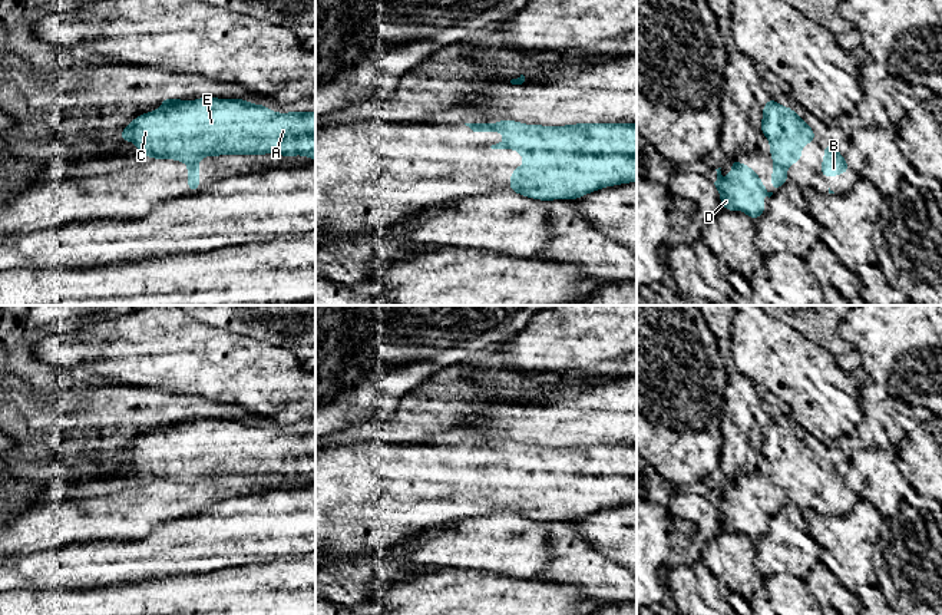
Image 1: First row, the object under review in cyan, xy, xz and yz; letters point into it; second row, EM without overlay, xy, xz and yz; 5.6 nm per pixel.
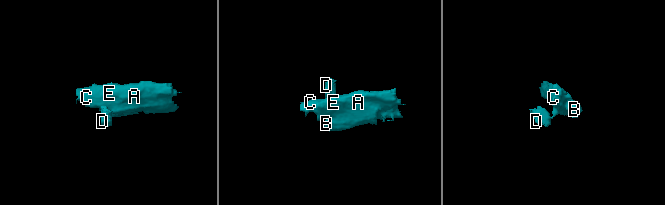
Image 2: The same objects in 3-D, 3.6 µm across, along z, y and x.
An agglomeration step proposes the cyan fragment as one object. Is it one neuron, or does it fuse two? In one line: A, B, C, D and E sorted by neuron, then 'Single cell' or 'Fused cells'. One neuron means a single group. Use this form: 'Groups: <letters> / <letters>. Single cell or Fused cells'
Groups: A B C E / D. Fused cells

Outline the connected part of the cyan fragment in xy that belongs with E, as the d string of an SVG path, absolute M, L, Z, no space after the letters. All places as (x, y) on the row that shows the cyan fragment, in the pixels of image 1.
M162 99L162 106L135 118L118 139L136 145L141 156L195 162L218 155L303 155L315 161L315 112L277 113L247 99Z

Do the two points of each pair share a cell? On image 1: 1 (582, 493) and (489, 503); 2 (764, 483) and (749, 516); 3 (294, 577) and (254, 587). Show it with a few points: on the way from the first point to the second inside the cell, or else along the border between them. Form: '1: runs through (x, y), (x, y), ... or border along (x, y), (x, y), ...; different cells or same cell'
1: runs through (559, 493), (512, 493); same cell
2: runs through (757, 492), (749, 502), (749, 508); same cell
3: runs through (284, 585), (264, 587); same cell

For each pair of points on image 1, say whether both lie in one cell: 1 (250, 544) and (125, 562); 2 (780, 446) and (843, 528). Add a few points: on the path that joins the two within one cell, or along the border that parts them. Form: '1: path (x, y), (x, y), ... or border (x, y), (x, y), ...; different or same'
1: path (218, 546), (182, 546), (156, 556); same
2: border (859, 498), (845, 515); different

